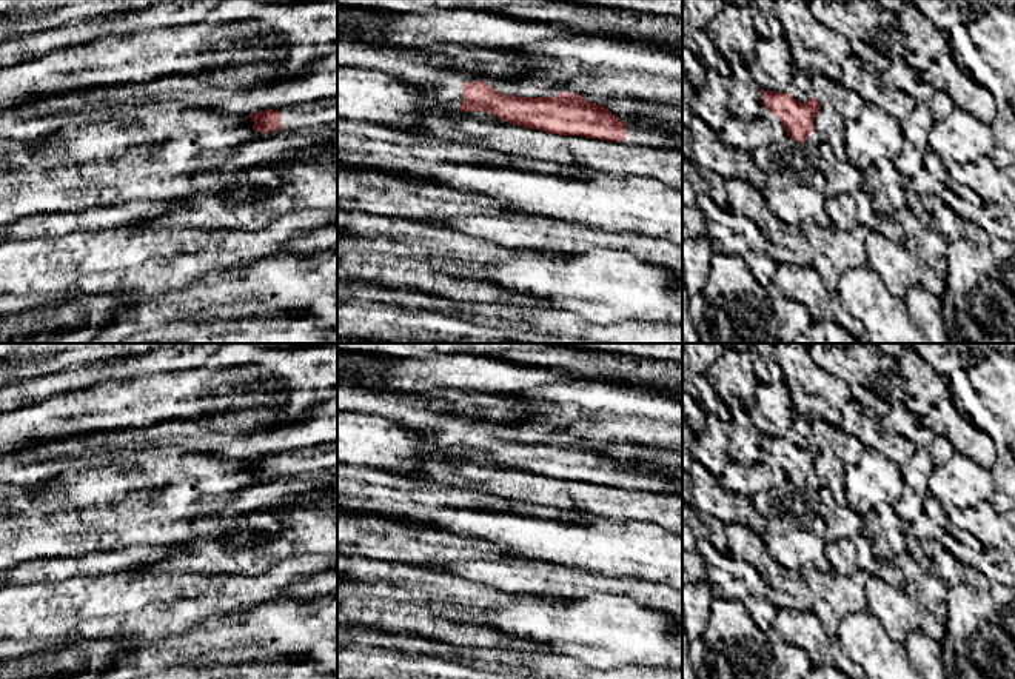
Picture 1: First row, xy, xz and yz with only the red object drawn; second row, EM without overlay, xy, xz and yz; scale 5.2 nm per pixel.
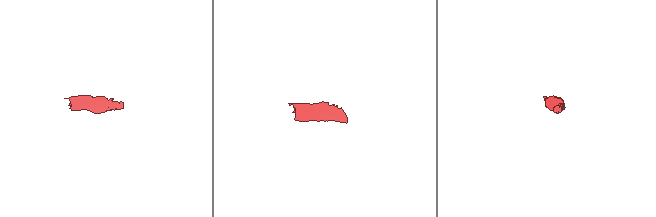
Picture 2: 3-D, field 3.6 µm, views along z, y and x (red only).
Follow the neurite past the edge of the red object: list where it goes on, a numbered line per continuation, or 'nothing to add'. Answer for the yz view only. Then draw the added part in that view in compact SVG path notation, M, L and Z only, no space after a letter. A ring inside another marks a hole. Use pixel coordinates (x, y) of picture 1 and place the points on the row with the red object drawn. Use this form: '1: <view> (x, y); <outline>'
nothing to add

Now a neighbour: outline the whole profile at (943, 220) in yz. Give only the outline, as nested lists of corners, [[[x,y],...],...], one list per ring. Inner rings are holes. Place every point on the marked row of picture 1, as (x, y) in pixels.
[[[936,194],[924,196],[924,206],[930,214],[929,228],[947,242],[967,239],[980,248],[990,246],[989,234],[975,222],[961,219]]]

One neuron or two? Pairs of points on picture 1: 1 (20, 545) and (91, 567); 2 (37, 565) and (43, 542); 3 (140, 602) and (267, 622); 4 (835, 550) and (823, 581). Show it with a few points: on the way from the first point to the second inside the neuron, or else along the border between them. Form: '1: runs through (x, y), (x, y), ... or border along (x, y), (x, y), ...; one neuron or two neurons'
1: border along (94, 551), (76, 556), (31, 558), (23, 562); two neurons
2: border along (76, 558), (31, 558), (16, 567); two neurons
3: border along (265, 602), (230, 616), (210, 616), (196, 625); two neurons
4: border along (830, 570), (849, 576); two neurons

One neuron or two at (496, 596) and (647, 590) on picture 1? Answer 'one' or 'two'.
two

